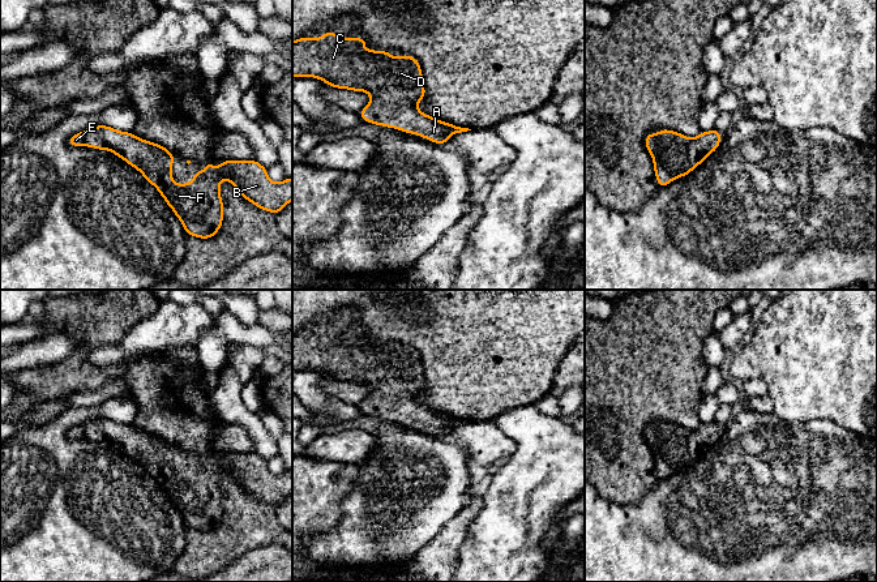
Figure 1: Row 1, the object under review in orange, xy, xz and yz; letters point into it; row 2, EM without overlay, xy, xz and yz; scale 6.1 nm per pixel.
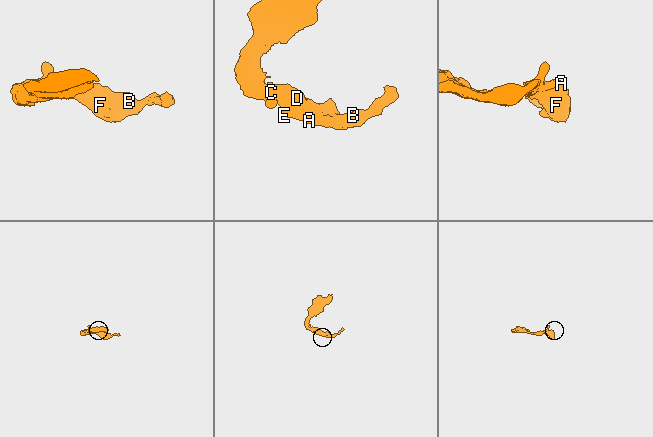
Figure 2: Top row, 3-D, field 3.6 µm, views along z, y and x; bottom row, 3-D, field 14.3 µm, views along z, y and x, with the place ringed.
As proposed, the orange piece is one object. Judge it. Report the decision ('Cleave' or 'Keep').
Keep

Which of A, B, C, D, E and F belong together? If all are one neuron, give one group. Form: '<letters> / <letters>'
A B C D E F

